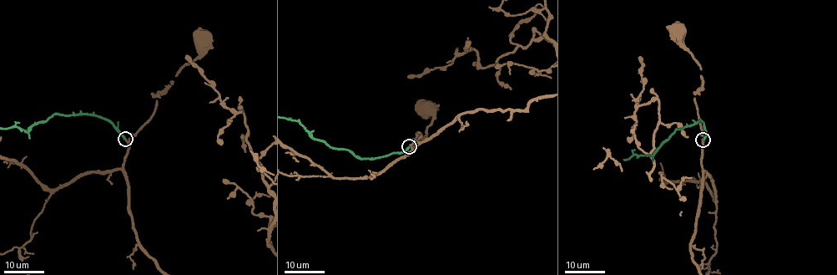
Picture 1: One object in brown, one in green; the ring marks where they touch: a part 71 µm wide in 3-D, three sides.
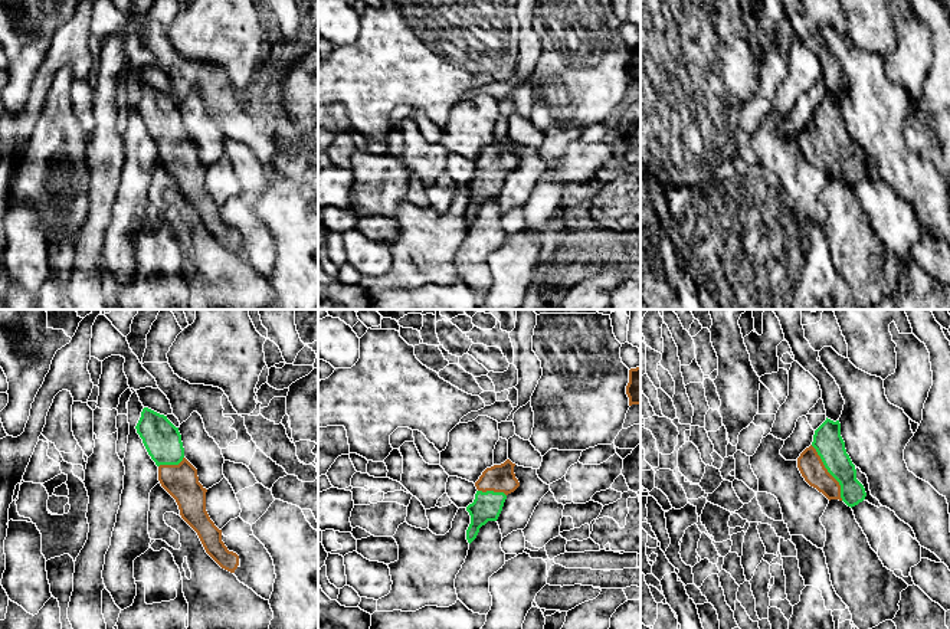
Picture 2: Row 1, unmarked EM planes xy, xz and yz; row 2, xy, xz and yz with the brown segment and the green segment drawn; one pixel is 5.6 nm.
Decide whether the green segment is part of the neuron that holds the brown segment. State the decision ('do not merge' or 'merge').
merge

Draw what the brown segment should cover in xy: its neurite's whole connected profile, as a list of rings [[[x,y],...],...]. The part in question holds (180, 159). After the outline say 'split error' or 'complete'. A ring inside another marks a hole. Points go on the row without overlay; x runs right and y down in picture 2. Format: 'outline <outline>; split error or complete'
outline [[[144,85],[135,104],[142,121],[158,144],[161,164],[176,177],[181,196],[197,210],[206,230],[225,248],[235,250],[239,243],[239,233],[229,229],[222,219],[222,207],[210,197],[206,189],[207,167],[199,160],[197,147],[184,135],[184,125],[178,105],[164,92]]]; split error

